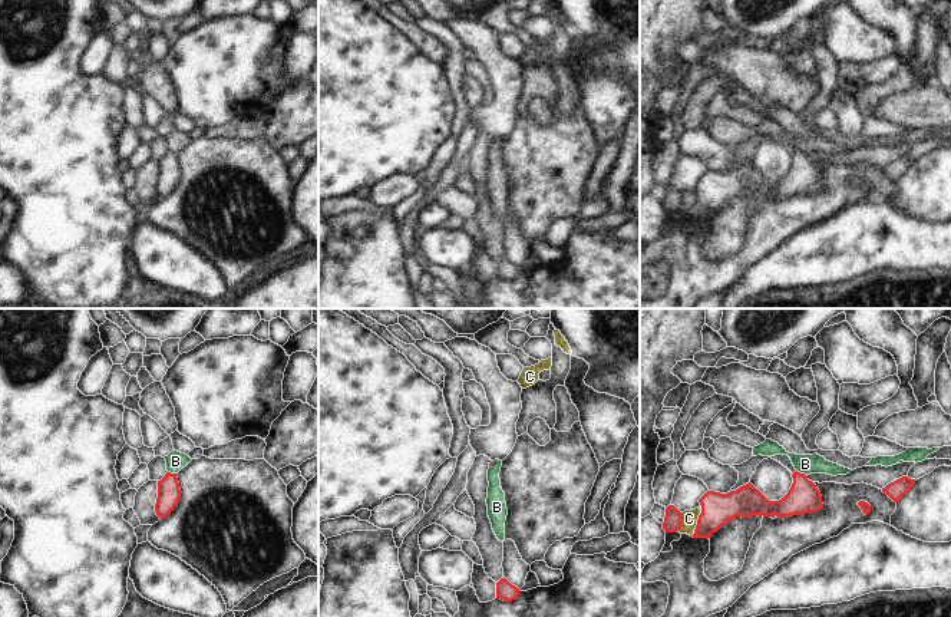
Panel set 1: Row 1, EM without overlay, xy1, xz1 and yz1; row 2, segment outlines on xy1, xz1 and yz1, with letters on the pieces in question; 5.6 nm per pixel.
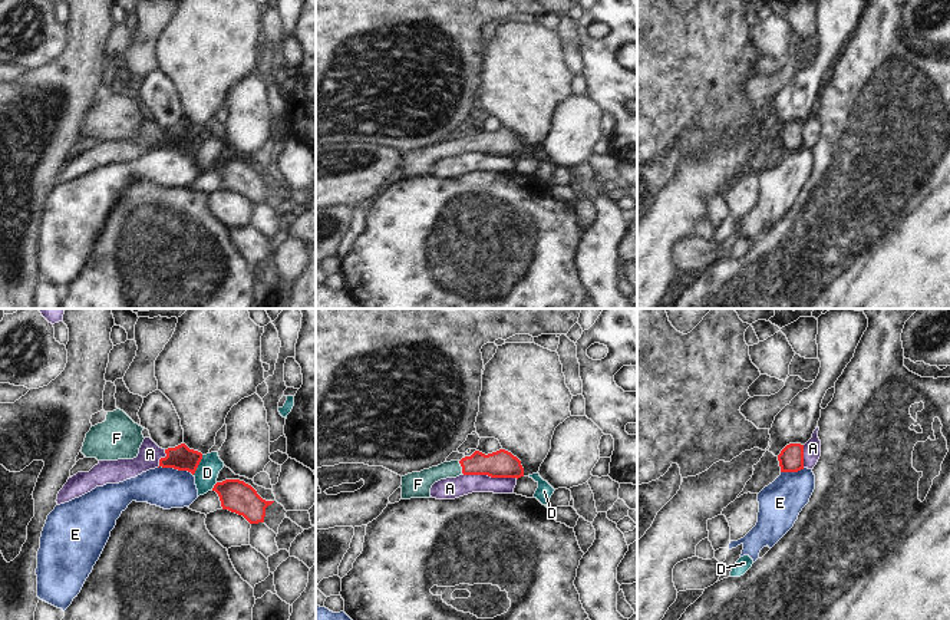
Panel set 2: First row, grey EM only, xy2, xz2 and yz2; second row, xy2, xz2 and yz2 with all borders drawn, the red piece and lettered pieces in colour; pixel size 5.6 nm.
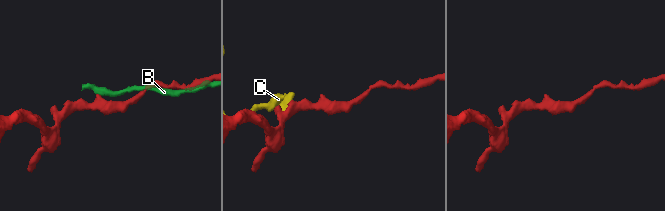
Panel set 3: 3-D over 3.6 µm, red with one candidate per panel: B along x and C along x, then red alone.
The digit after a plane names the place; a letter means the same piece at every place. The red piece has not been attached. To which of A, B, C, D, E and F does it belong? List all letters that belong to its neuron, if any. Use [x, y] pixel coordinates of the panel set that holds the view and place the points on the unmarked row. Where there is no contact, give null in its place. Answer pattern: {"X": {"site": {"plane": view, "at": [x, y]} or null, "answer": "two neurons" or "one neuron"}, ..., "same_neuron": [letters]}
{"A": {"site": {"plane": "xz2", "at": [490, 154]}, "answer": "two neurons"}, "B": {"site": {"plane": "yz1", "at": [799, 151]}, "answer": "two neurons"}, "C": {"site": {"plane": "yz1", "at": [697, 201]}, "answer": "two neurons"}, "D": {"site": {"plane": "xy2", "at": [198, 142]}, "answer": "two neurons"}, "E": {"site": {"plane": "xy2", "at": [175, 147]}, "answer": "two neurons"}, "F": {"site": {"plane": "xz2", "at": [461, 144]}, "answer": "one neuron"}, "same_neuron": ["F"]}

